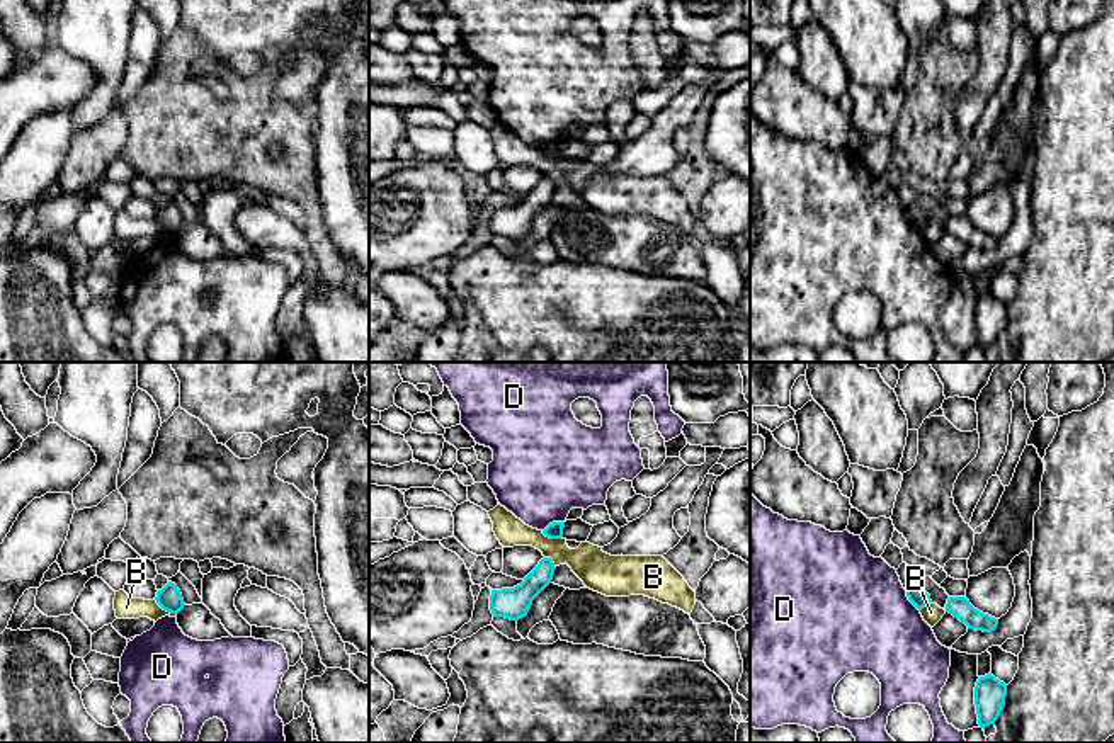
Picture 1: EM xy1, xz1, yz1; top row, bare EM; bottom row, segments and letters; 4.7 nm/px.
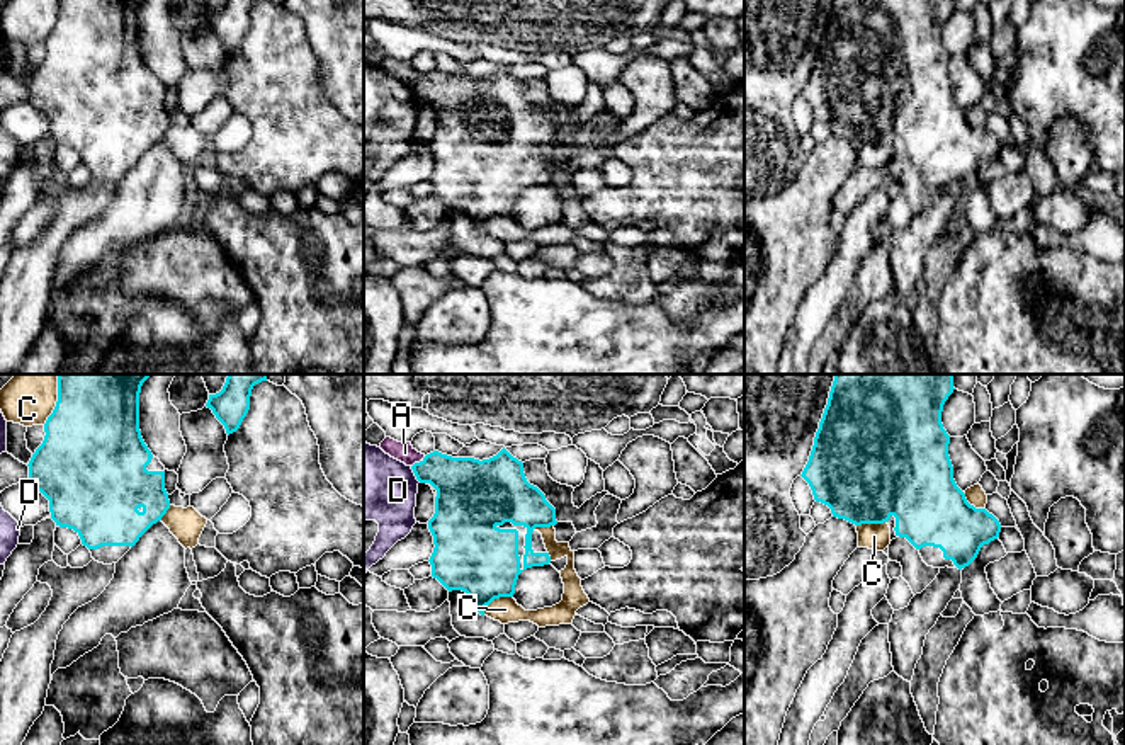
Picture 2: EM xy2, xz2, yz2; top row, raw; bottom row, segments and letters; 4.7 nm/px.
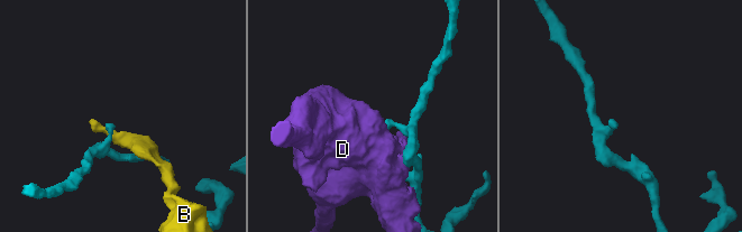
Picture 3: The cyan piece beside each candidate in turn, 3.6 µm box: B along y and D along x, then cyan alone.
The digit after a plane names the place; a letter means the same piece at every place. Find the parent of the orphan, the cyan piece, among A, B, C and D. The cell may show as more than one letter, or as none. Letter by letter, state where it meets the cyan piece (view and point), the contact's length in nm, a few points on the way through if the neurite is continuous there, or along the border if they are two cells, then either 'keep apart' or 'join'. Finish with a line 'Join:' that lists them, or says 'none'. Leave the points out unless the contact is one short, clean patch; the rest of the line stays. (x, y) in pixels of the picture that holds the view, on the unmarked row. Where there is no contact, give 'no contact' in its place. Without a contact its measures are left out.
A: contact xz2 (420, 80); length 90 nm; border xz2 (425, 75), (412, 85); keep apart
B: contact xy1 (165, 228); length 130 nm; border xy1 (155, 218), (164, 228), (176, 233); keep apart
C: contact xy2 (56, 22); length 220 nm; keep apart
D: contact xz1 (553, 141); length 120 nm; keep apart
Join: none

